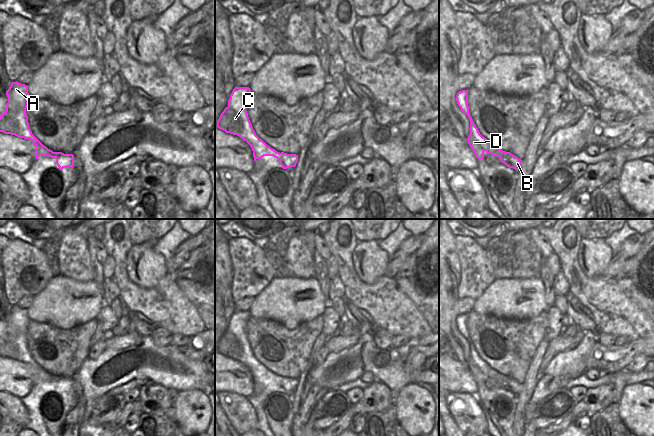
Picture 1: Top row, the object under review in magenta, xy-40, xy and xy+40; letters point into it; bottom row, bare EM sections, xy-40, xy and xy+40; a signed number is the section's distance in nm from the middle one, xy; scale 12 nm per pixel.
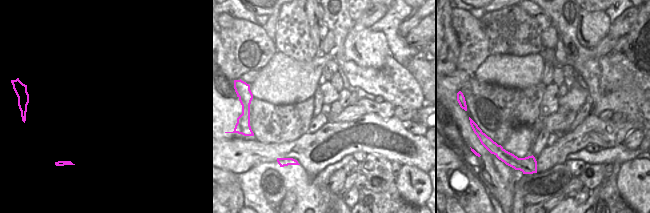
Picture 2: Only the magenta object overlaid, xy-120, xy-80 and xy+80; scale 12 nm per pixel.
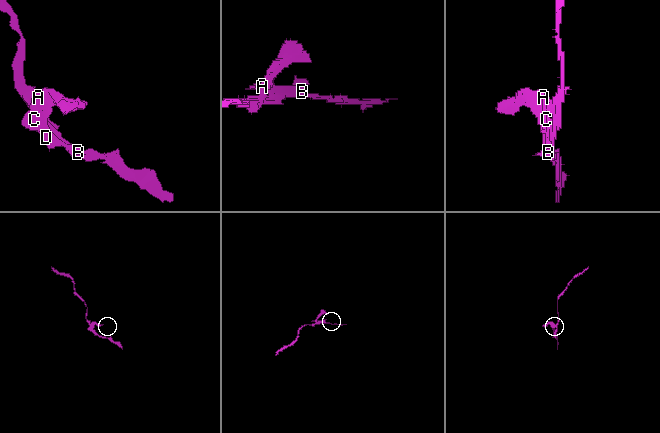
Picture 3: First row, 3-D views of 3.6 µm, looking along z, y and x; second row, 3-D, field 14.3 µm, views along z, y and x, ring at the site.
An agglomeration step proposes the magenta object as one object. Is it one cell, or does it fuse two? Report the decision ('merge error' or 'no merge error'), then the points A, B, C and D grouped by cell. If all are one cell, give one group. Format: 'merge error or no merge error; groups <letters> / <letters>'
merge error; groups A C D / B

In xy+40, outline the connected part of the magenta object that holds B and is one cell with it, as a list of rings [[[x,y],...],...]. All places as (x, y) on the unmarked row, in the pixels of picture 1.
[[[491,368],[492,370],[489,373],[489,376],[497,380],[502,387],[504,387],[507,391],[513,392],[515,394],[519,394],[522,390],[522,384],[511,378],[510,376],[503,375]]]

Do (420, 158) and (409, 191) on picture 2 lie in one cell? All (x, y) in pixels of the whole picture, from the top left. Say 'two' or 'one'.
two

